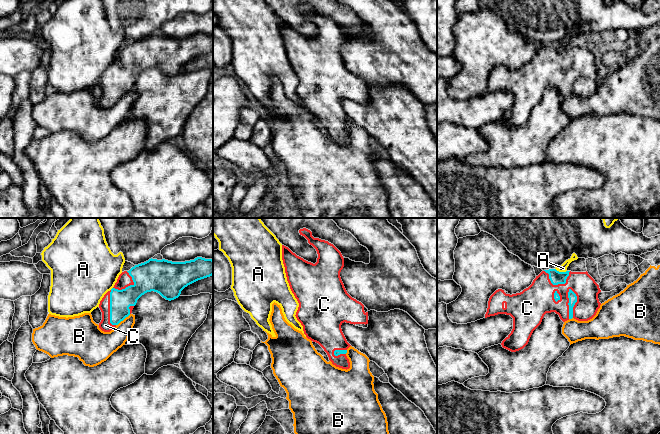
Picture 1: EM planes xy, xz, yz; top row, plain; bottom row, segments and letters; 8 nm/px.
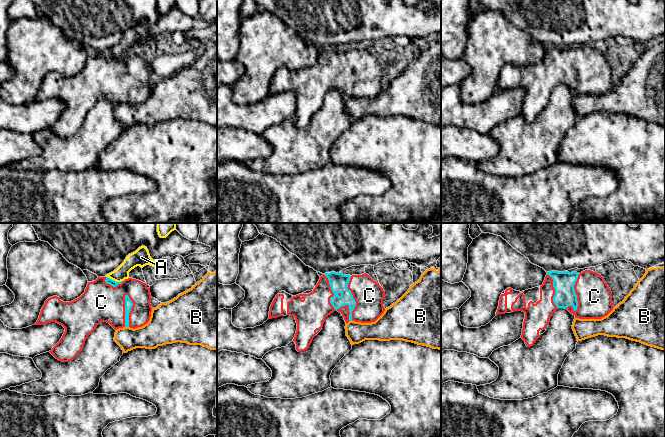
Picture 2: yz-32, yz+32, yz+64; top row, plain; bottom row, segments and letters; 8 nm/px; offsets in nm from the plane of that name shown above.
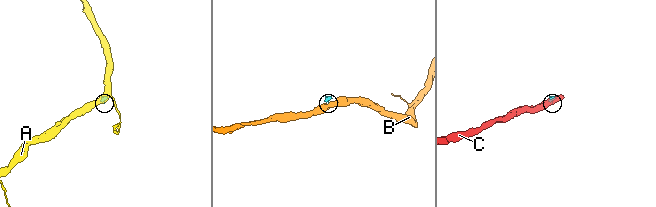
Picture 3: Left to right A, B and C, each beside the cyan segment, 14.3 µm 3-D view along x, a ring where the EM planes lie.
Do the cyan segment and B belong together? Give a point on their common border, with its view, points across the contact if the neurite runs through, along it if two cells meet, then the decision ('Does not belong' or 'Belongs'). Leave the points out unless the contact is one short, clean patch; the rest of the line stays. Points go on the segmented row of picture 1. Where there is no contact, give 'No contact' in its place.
Touches cyan at xy (123, 319). Boundary: xy (130, 314), (116, 325). Does not belong

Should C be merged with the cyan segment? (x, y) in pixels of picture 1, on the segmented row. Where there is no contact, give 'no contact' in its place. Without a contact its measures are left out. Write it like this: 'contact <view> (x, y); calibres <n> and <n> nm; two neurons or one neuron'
contact yz (568, 303); calibres 70 and 260 nm; one neuron

